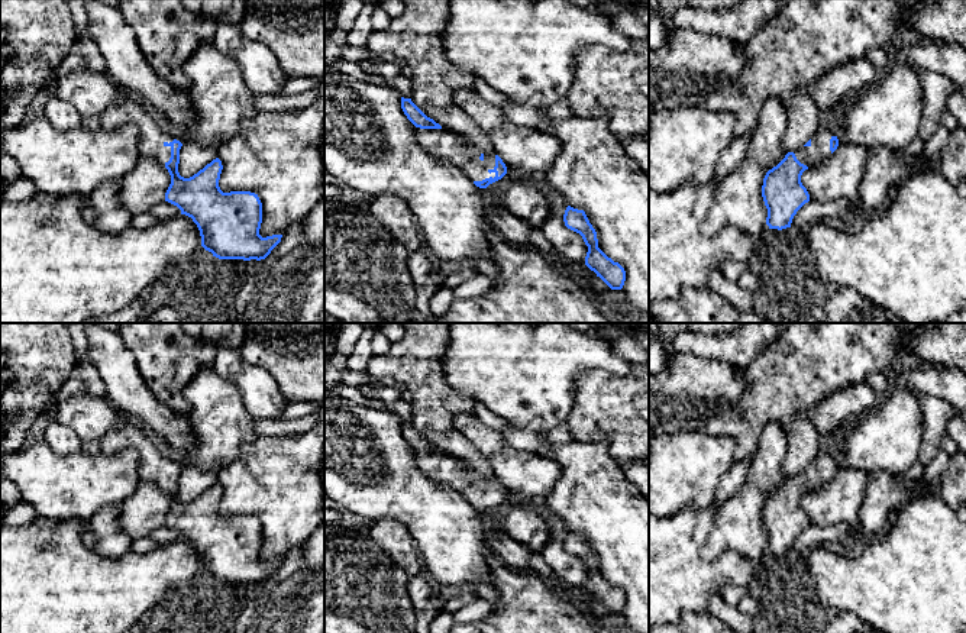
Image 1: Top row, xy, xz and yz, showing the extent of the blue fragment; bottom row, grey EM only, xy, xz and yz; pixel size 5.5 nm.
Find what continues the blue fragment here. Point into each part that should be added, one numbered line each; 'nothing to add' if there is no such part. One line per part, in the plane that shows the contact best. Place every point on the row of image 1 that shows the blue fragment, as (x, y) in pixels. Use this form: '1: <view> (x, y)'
1: xz (438, 142)

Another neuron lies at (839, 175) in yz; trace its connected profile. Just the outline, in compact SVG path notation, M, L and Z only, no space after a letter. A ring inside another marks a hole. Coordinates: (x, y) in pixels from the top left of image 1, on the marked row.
M840 143L830 158L805 169L801 183L810 194L810 201L827 203L843 197L859 200L869 152L865 146Z

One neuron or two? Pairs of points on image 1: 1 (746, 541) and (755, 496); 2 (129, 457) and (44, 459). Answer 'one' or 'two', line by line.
1: one
2: one

